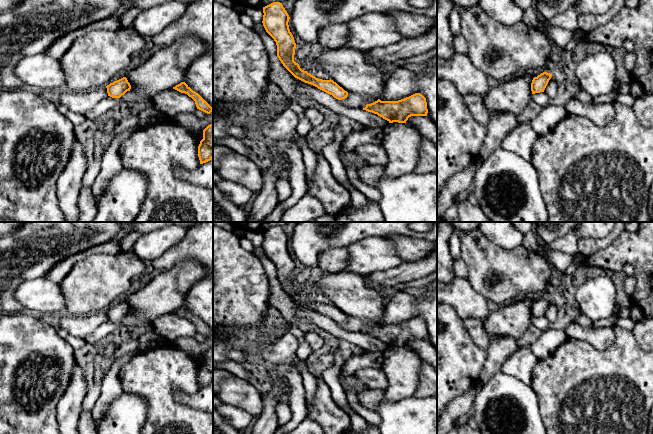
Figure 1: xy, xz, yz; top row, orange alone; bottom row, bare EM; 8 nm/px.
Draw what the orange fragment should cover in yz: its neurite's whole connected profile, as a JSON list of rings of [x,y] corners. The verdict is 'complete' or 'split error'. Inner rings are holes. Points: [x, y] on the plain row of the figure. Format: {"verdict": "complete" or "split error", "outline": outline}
{"verdict": "complete", "outline": [[[543,296],[537,301],[534,301],[531,307],[532,318],[544,316],[552,298]]]}

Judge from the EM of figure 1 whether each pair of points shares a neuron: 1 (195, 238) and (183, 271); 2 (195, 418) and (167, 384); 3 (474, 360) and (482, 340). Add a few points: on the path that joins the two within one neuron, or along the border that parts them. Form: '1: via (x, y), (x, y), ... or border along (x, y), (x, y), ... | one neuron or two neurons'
1: border along (202, 264), (193, 260), (182, 259), (166, 270) | two neurons
2: via (185, 416), (167, 398), (167, 394) | one neuron
3: border along (466, 327), (471, 339), (480, 347), (486, 349) | two neurons

